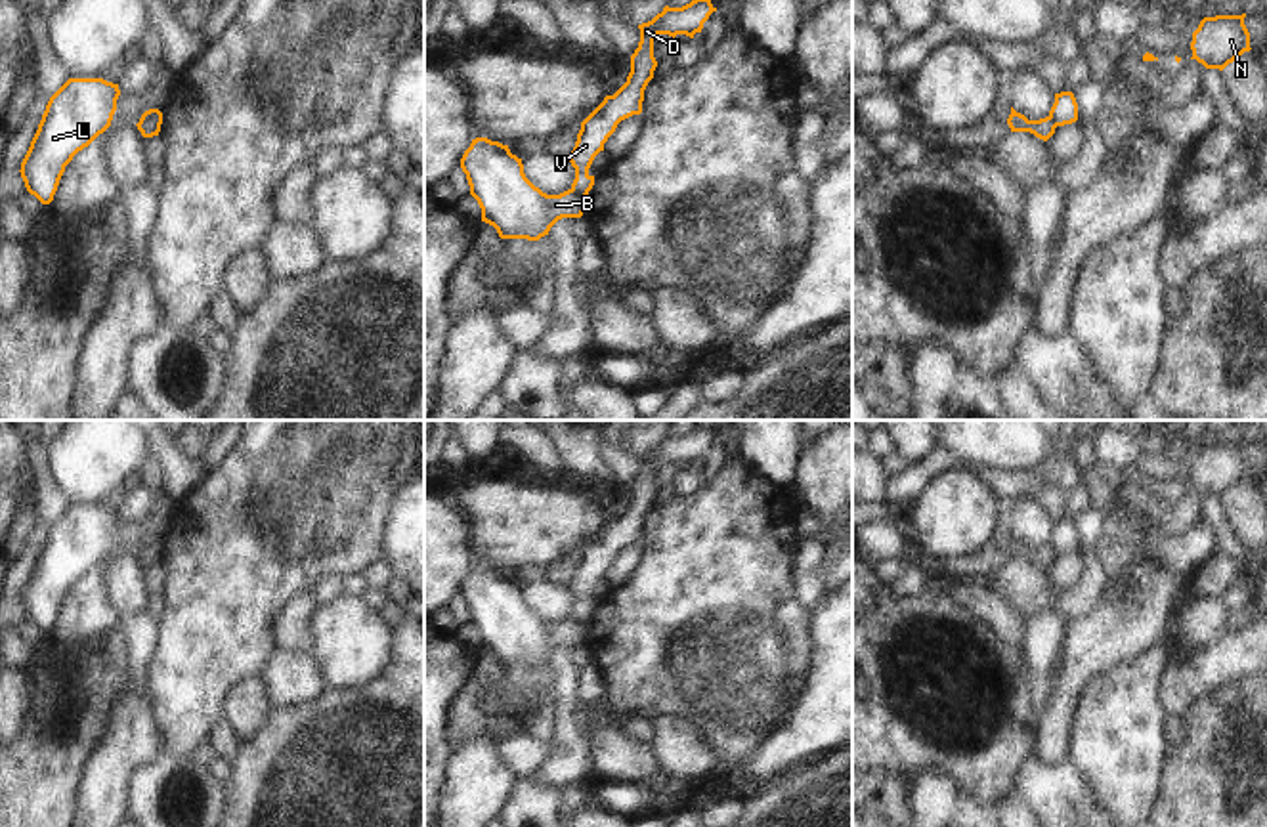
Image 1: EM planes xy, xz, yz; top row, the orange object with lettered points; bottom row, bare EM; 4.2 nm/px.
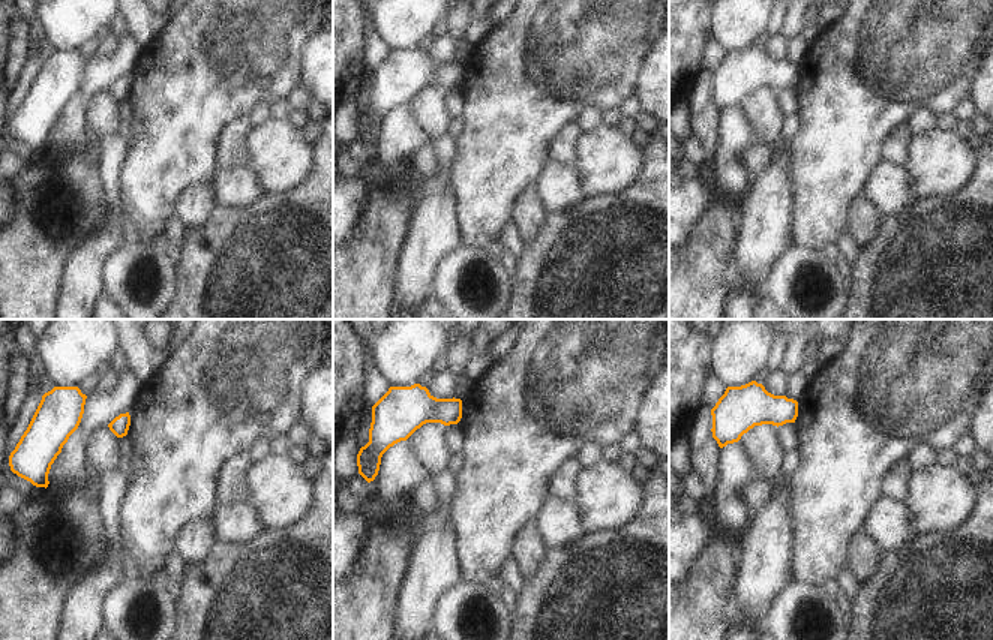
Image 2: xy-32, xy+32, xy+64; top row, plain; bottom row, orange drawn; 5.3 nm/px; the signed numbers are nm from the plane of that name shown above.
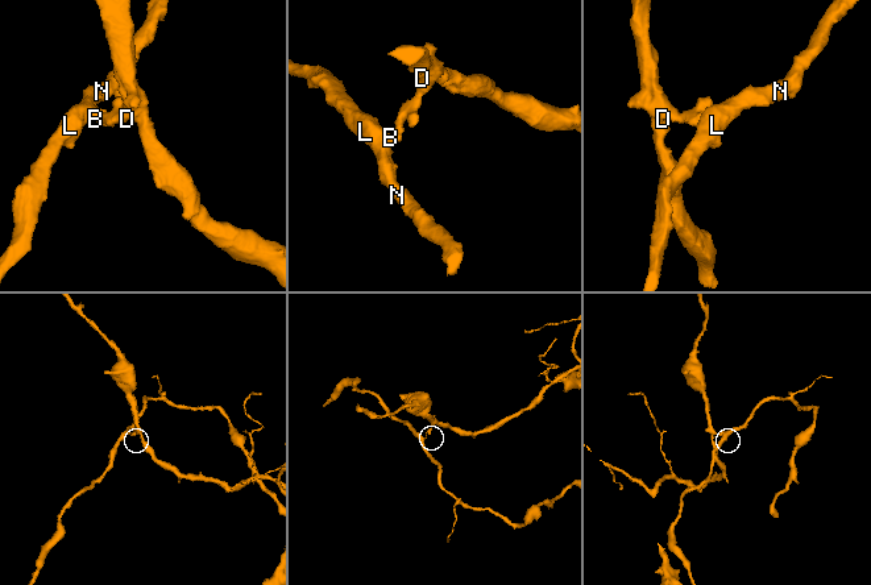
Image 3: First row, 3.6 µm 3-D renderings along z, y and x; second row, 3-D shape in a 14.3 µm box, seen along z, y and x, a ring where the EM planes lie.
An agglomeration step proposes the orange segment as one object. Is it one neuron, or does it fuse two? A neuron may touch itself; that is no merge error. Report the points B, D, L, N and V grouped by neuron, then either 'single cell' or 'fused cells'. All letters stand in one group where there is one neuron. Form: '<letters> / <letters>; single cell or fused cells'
B L N / D V; fused cells

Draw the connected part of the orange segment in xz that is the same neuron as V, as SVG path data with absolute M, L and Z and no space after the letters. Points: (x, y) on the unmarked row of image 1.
M698 424L682 435L665 434L652 449L638 453L640 470L631 483L631 500L627 510L604 529L581 550L575 575L569 583L569 590L575 596L575 607L571 617L579 623L589 623L594 613L594 604L589 596L594 584L604 579L604 571L615 560L617 552L633 542L642 541L644 518L654 506L657 489L654 485L654 468L657 462L686 462L694 466L701 460L703 451L717 439L711 426Z

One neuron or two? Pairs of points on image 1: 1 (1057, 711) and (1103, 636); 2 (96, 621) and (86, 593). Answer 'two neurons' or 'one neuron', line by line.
1: one neuron
2: one neuron

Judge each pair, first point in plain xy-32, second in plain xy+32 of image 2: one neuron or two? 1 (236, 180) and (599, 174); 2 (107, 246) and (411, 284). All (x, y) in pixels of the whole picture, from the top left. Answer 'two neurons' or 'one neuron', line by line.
1: two neurons
2: one neuron

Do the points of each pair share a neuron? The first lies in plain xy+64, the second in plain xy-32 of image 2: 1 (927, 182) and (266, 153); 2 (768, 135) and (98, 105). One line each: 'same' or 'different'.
1: same
2: same

